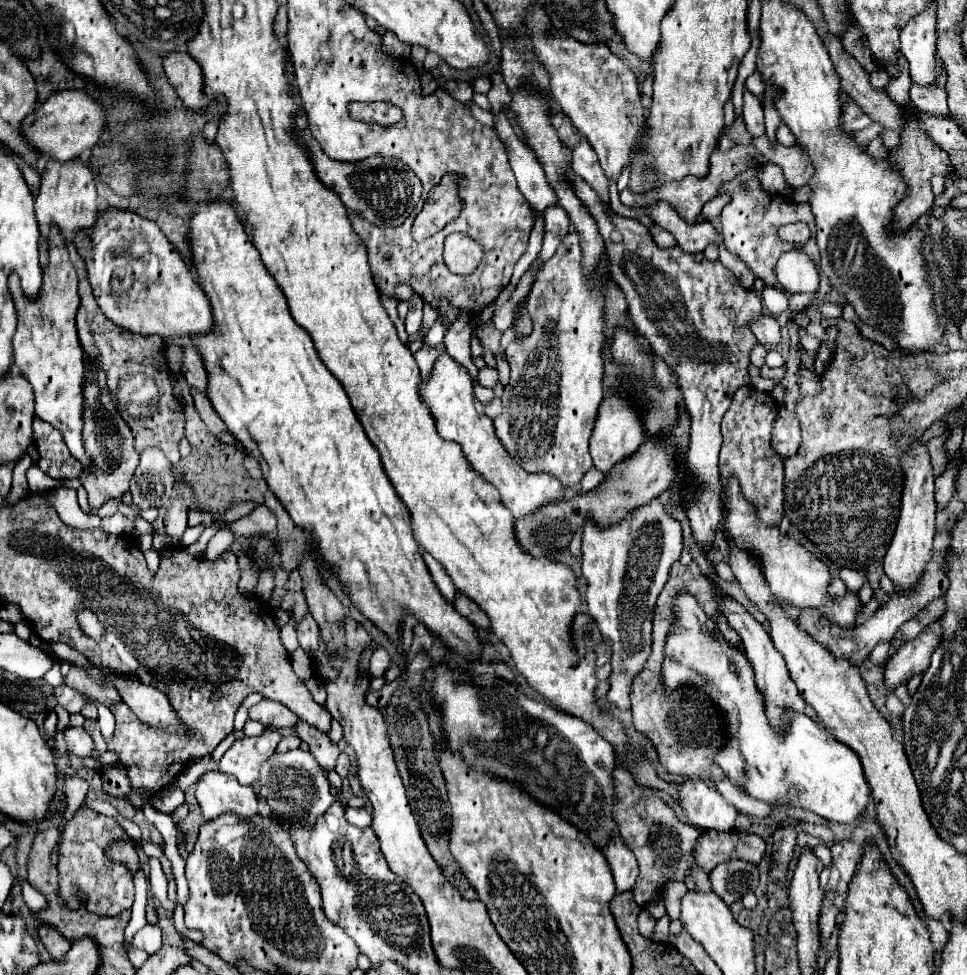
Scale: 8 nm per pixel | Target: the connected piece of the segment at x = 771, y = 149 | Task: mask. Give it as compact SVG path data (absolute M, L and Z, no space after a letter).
M767 134L755 138L753 146L759 154L765 156L765 160L783 168L787 184L793 188L805 186L809 178L815 176L815 168L811 168L811 162L807 160L807 156L803 156L803 150L799 146L783 146L779 142L771 144Z

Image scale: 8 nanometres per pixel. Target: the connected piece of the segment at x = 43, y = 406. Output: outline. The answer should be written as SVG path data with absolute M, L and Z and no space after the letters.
M53 228L47 238L47 252L49 252L49 266L43 272L43 288L41 296L35 302L27 302L23 294L19 292L19 276L9 276L9 290L13 292L13 302L19 314L17 330L13 334L13 364L15 370L31 384L33 396L35 396L35 416L53 428L57 428L75 460L79 460L83 466L91 466L91 456L85 452L83 444L83 386L85 386L85 360L83 360L83 348L77 340L77 328L75 328L75 314L79 308L79 294L77 294L77 274L69 258L67 244Z

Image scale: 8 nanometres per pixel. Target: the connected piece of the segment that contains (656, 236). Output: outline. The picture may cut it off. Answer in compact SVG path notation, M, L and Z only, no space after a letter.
M653 228L651 232L653 232L653 240L655 240L655 244L657 244L659 248L671 248L671 246L675 246L675 244L677 244L675 236L673 236L671 232L663 230L663 228L657 228L657 230Z

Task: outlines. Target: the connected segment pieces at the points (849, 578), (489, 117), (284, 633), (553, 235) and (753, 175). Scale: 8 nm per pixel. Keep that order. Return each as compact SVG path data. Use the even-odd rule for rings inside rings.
M841 568L839 578L845 582L845 586L847 586L847 588L851 588L853 592L859 592L859 588L863 586L863 582L867 580L867 574L865 574L865 572L851 570L851 568Z
M473 101L471 103L471 113L472 116L481 122L483 125L489 126L489 127L494 127L494 120L493 120L493 115L491 114L490 111L483 110L479 106L477 106Z
M293 620L287 626L281 628L281 640L283 640L283 646L285 646L287 654L293 654L299 648L297 636L295 636L295 622Z
M561 206L547 208L543 212L543 222L545 222L545 236L535 264L545 264L555 254L563 236L569 232L569 216Z
M751 166L745 172L741 172L739 176L735 176L729 182L723 182L719 188L719 194L729 194L731 202L723 208L721 214L721 232L725 236L725 246L729 252L739 254L741 260L751 268L751 272L755 274L755 278L761 278L767 286L777 286L775 280L775 264L781 256L783 250L789 250L787 242L781 242L777 236L779 226L783 226L785 222L807 222L811 228L811 234L815 234L815 218L811 212L809 204L797 204L785 196L779 194L771 194L767 190L761 188L759 180L757 180L757 168ZM747 182L749 184L749 192L741 190L741 184Z

